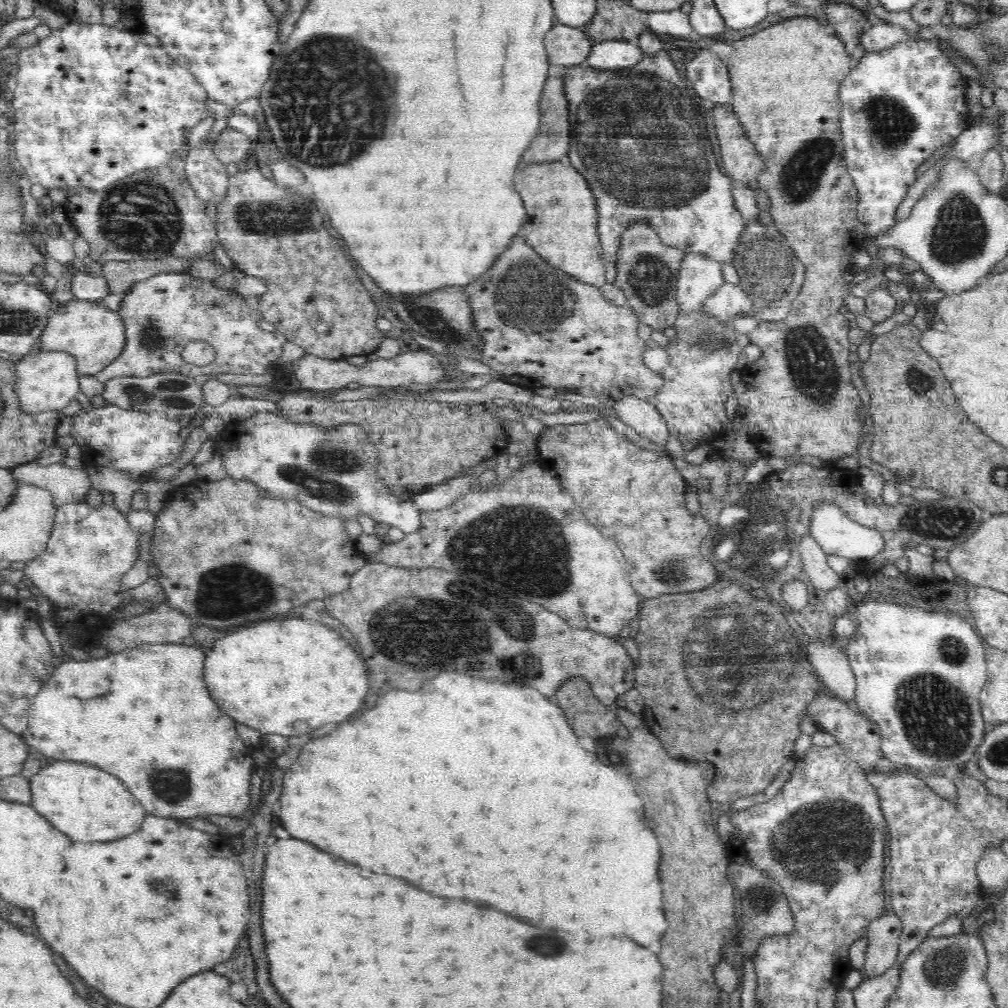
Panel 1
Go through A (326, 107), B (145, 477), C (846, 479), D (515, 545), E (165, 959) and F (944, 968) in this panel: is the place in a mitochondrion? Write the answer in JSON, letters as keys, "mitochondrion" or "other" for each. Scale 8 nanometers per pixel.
{"A":"mitochondrion","B":"other","C":"other","D":"mitochondrion","E":"other","F":"mitochondrion"}

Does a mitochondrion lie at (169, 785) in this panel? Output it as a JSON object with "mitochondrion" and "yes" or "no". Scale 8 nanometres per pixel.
{"mitochondrion":"yes"}

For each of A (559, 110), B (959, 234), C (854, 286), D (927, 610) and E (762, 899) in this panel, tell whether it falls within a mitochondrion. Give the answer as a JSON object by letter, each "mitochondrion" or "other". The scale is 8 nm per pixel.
{"A":"mitochondrion","B":"mitochondrion","C":"other","D":"other","E":"mitochondrion"}

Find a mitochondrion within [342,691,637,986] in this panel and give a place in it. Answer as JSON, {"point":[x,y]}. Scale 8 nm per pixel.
{"point":[526,944]}

